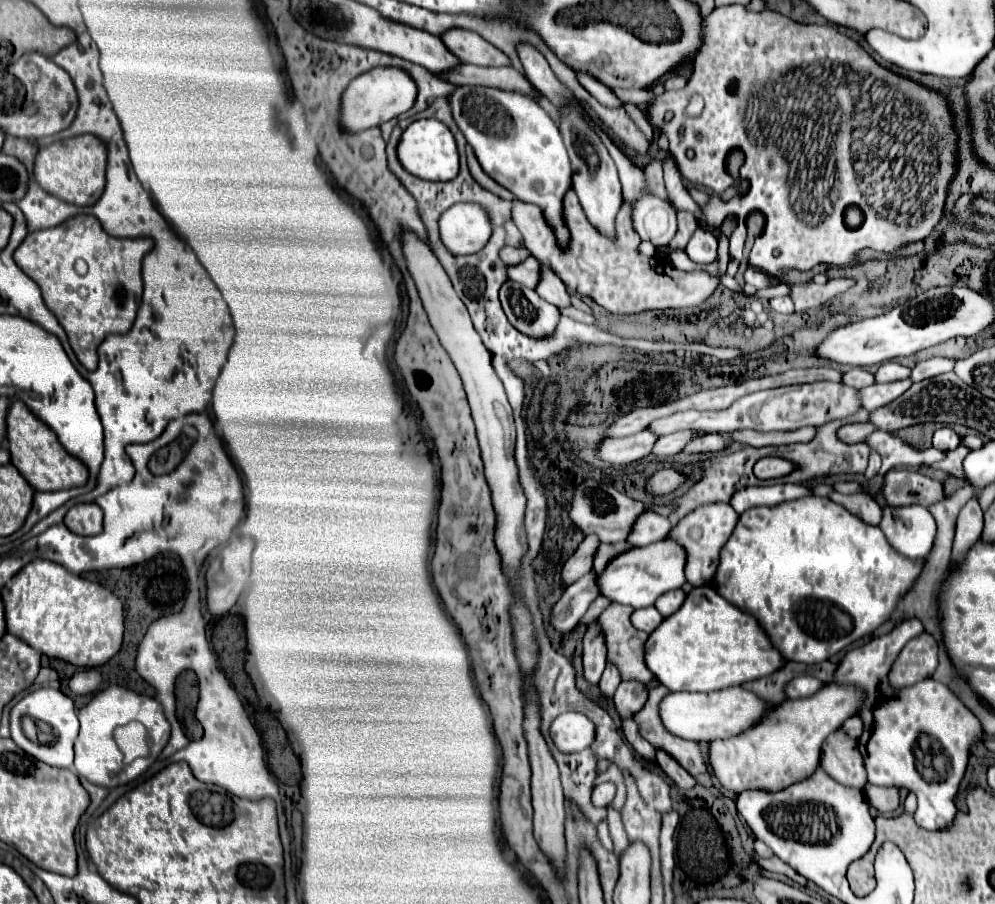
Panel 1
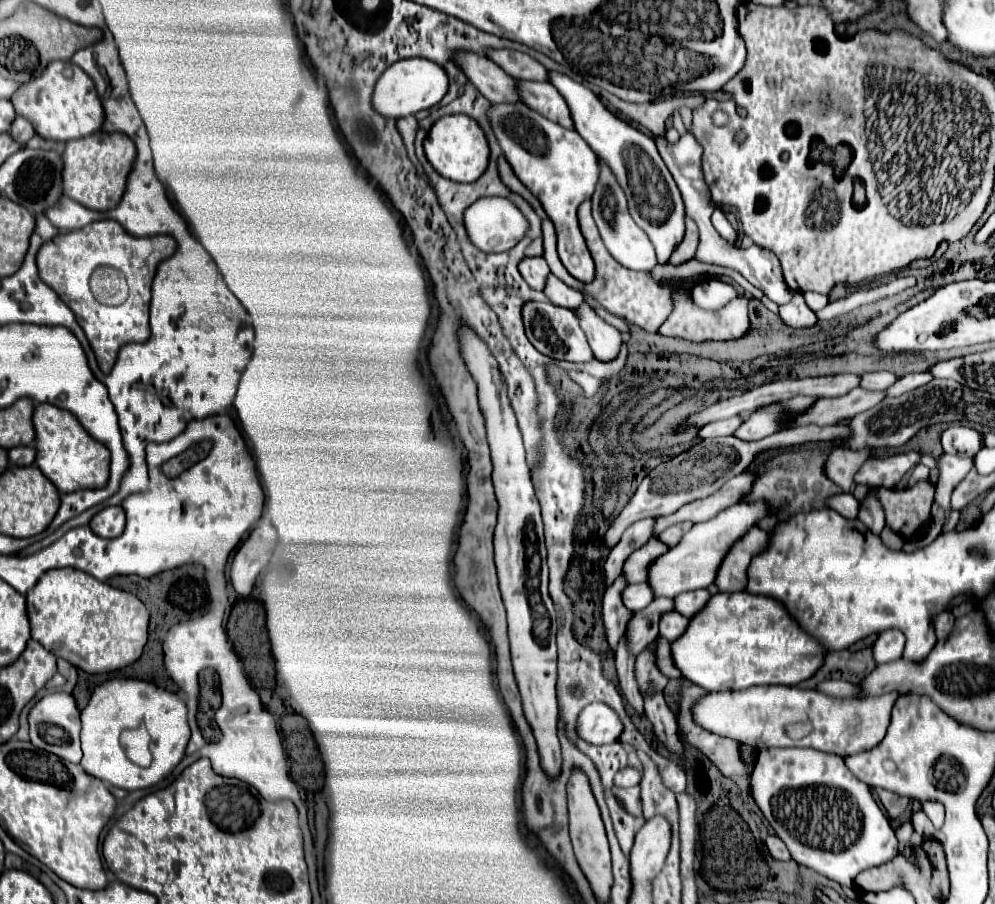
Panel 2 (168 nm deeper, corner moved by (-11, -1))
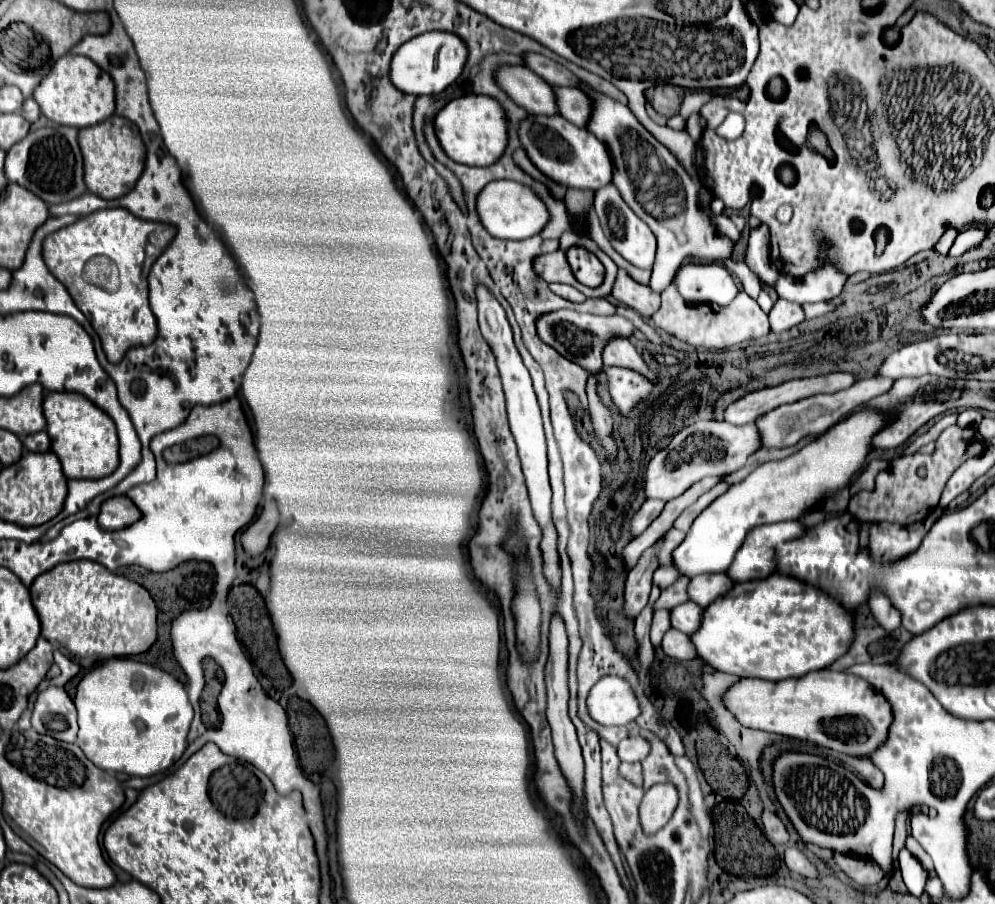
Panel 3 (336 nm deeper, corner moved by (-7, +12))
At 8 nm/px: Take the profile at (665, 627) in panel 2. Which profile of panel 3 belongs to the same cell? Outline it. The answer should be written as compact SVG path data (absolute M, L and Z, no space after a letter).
M693 601L683 603L671 611L671 625L687 635L693 635L701 627L705 609L701 605L695 605Z

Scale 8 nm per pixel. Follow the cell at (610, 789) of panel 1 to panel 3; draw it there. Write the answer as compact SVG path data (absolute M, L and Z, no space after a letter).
M629 735L629 737L625 737L619 743L619 747L617 747L621 761L627 761L627 763L643 761L649 755L649 749L651 749L649 741L645 737L641 737L641 735Z

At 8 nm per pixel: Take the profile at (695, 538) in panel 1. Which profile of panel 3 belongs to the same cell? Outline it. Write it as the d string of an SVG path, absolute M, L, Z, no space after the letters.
M785 521L775 525L761 525L747 535L747 541L735 555L731 569L727 571L729 577L737 583L753 581L775 573L775 549L785 541L793 541L803 537L805 527L799 521Z

